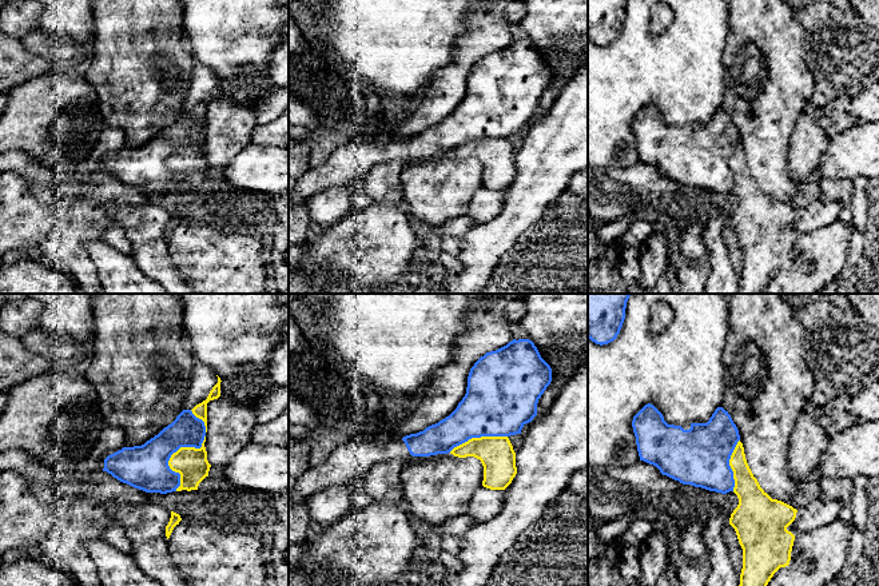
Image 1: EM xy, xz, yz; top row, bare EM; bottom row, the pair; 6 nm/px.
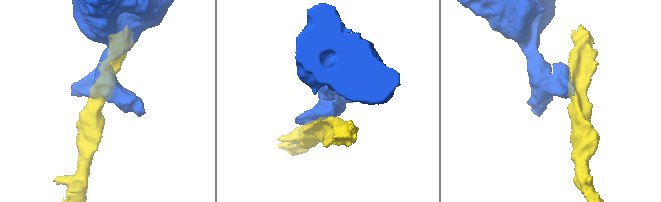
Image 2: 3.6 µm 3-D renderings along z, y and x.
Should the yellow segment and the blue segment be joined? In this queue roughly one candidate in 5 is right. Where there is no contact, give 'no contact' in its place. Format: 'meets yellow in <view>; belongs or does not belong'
meets yellow in xy; does not belong

